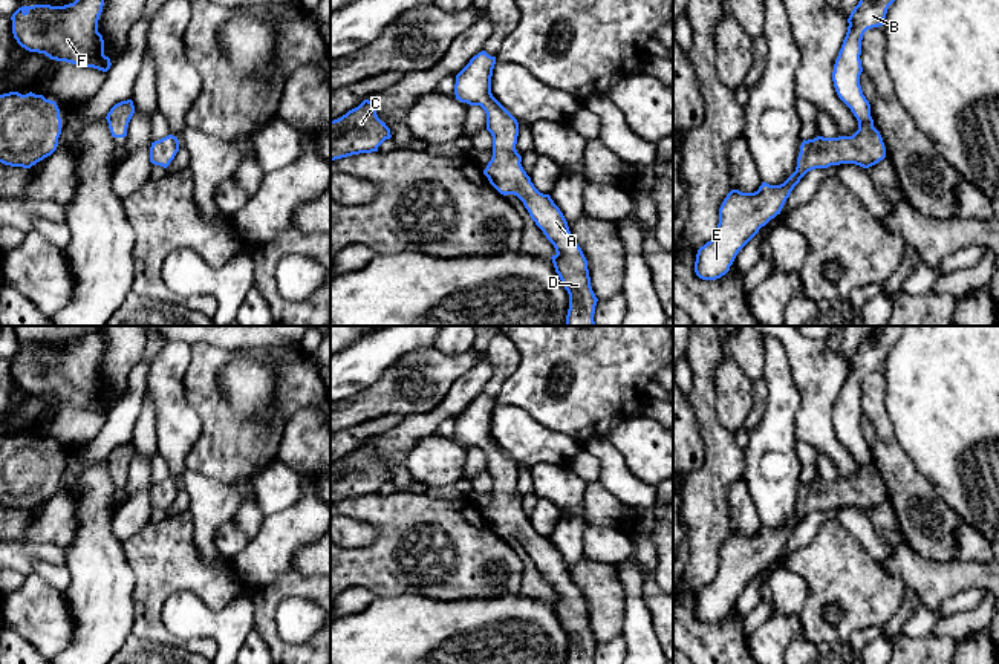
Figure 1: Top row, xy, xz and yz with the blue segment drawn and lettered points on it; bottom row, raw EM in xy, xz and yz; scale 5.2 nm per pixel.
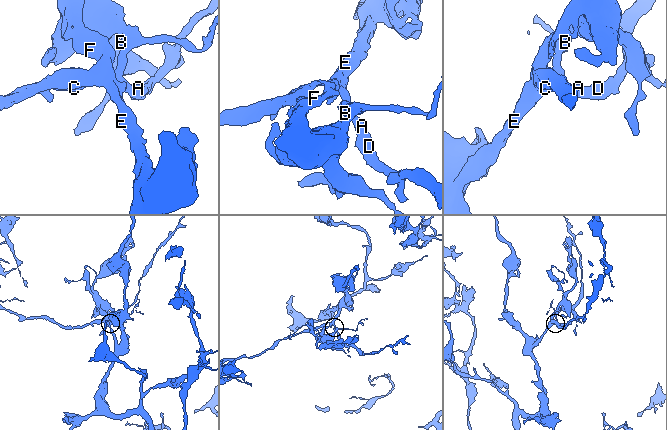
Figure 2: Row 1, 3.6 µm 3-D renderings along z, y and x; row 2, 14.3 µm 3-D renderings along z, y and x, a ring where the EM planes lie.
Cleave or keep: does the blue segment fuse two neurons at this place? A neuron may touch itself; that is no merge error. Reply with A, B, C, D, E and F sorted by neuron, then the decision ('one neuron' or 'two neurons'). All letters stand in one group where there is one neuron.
A B C D E F; one neuron

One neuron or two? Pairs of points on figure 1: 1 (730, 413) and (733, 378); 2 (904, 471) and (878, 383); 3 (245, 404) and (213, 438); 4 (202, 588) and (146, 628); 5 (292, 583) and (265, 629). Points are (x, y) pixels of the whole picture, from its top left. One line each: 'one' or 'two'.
1: one
2: one
3: two
4: one
5: one

